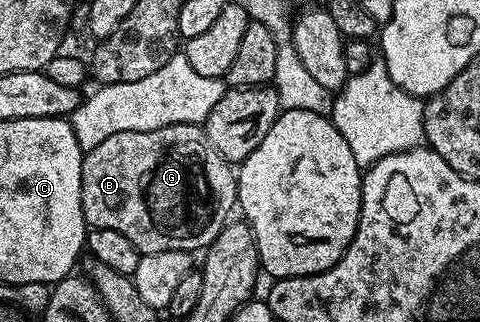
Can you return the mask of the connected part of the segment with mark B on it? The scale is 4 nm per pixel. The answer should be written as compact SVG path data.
M176 123L163 129L115 133L115 137L107 137L107 141L95 145L95 149L84 152L81 160L81 204L86 224L90 228L119 229L119 233L123 233L123 237L127 237L127 241L131 241L131 245L135 245L135 249L142 255L165 253L165 245L169 243L165 239L159 239L159 235L153 231L141 203L139 183L145 171L159 157L161 149L165 145L181 141L199 141L205 151L207 177L213 183L217 199L221 201L221 209L223 213L232 216L237 207L237 177L234 168L211 145L205 135L204 126L196 123Z

